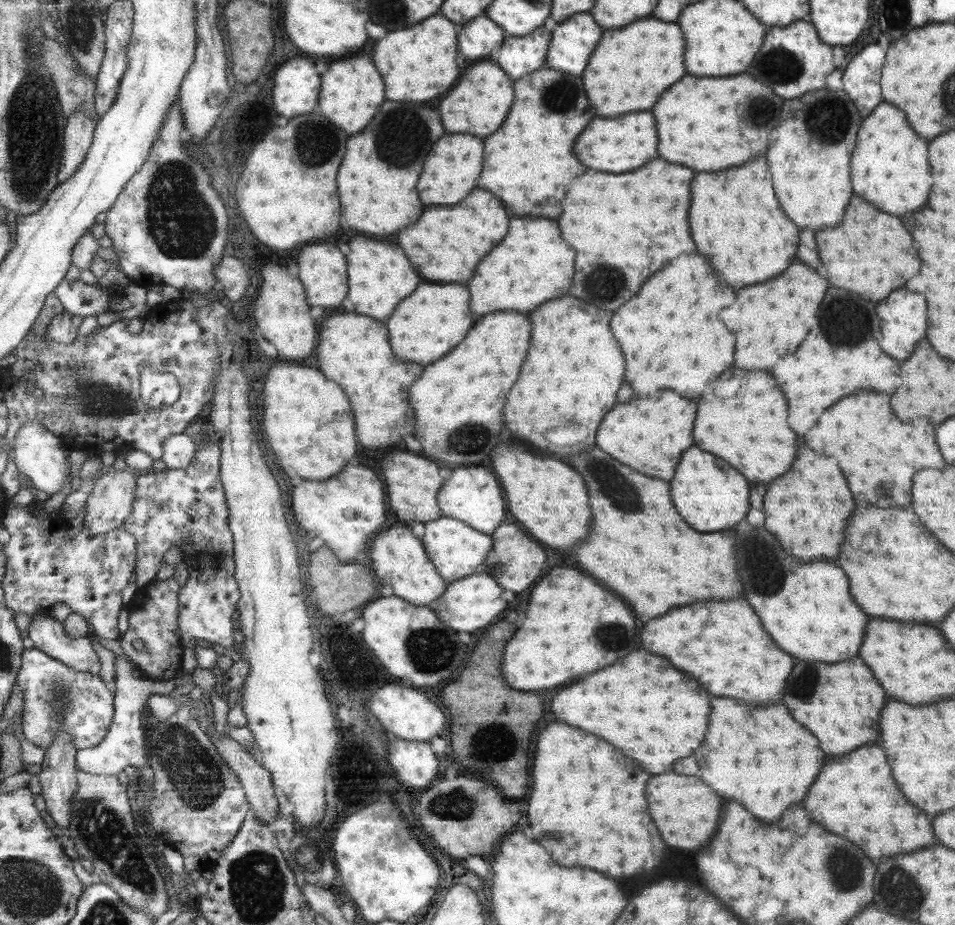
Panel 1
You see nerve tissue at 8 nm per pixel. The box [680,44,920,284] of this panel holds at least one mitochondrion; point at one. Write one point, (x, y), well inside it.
(778, 65)

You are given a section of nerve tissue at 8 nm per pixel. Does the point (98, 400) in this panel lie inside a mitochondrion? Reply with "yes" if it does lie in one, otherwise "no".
yes

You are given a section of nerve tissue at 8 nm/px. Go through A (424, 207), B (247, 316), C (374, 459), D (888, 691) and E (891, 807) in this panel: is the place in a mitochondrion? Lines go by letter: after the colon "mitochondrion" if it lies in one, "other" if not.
A: other
B: other
C: other
D: other
E: other

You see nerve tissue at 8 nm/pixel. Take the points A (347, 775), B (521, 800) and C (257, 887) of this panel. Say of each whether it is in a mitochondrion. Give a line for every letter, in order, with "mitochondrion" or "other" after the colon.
A: other
B: other
C: mitochondrion

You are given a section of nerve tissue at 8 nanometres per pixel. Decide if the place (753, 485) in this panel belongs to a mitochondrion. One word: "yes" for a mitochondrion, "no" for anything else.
no

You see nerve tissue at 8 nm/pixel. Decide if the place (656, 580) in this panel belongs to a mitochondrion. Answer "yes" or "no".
no

